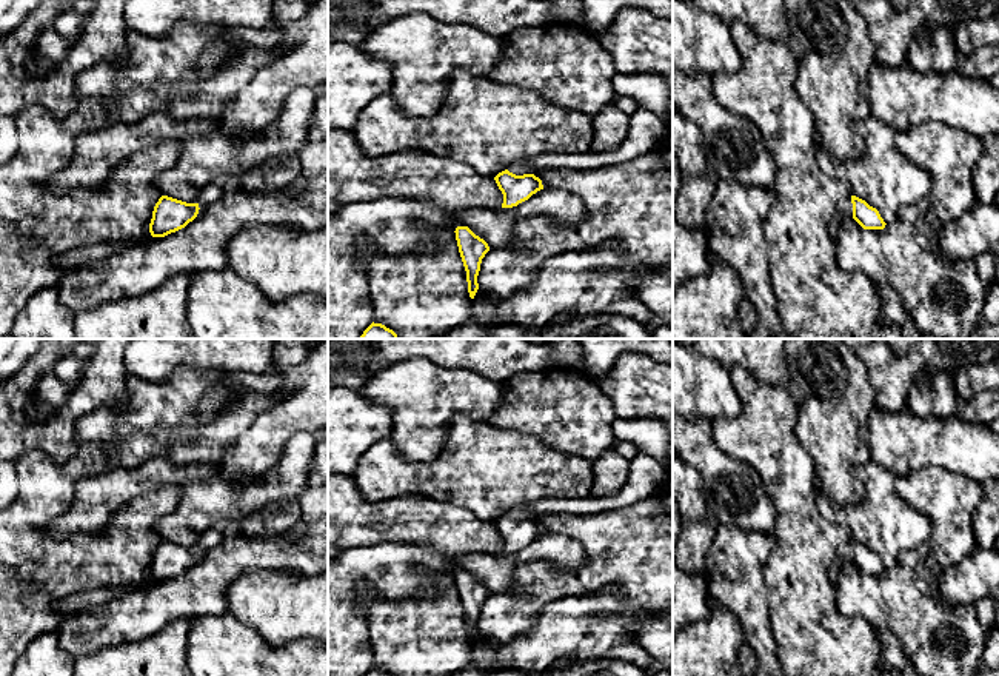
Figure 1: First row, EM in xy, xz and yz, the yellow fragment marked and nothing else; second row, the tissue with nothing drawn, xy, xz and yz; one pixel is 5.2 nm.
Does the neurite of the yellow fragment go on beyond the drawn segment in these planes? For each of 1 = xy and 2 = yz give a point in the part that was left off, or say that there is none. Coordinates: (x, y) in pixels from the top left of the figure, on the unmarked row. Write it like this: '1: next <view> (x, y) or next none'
1: next none
2: next yz (844, 552)

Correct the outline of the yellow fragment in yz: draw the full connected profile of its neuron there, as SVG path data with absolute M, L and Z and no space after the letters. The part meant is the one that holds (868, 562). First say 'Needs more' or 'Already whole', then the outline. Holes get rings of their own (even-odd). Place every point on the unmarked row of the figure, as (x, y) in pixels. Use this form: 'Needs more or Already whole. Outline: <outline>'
Needs more. Outline: M856 540L842 544L837 559L842 564L853 562L864 574L884 574L887 570L876 553Z

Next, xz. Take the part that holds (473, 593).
Already whole. Outline: M457 571L454 577L459 597L466 616L468 638L469 642L474 644L479 634L477 621L480 616L480 608L485 599L489 596L489 591L483 584L476 581L468 571Z

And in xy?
Already whole. Outline: M162 540L154 551L149 577L152 582L165 582L185 573L199 559L199 548L186 548Z

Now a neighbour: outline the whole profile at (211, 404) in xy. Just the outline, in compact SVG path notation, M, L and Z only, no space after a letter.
M214 388L209 394L206 394L200 402L200 416L203 419L214 417L225 402L226 391L223 388Z

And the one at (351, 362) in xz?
M328 339L328 390L360 391L382 370L420 357L448 368L469 368L496 382L517 373L542 373L551 368L551 350L528 339Z

